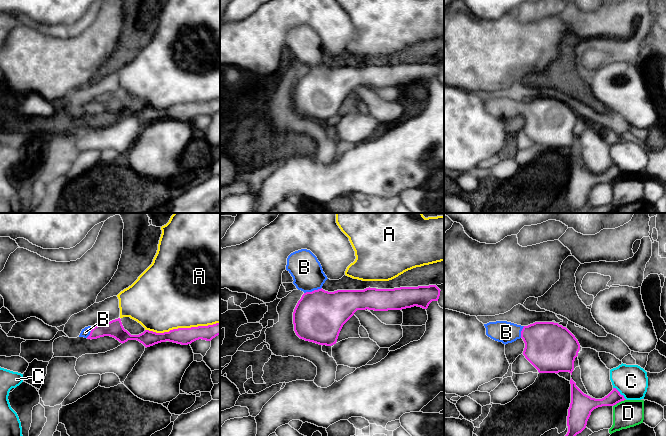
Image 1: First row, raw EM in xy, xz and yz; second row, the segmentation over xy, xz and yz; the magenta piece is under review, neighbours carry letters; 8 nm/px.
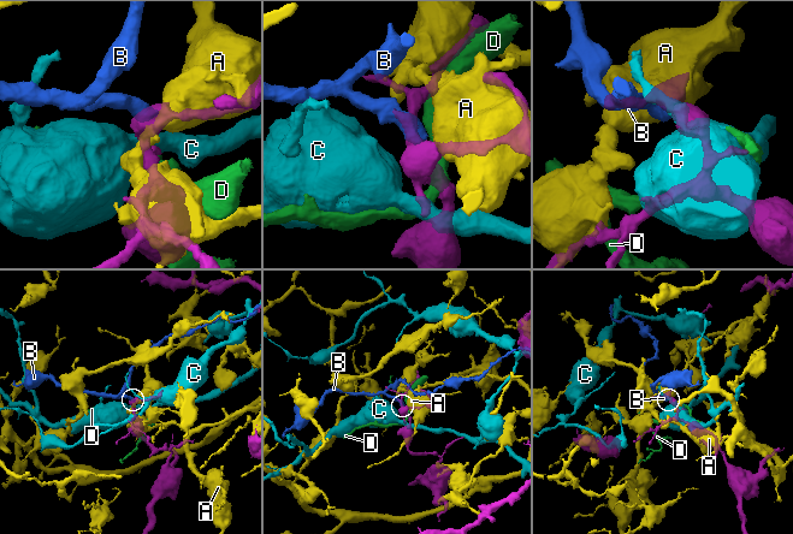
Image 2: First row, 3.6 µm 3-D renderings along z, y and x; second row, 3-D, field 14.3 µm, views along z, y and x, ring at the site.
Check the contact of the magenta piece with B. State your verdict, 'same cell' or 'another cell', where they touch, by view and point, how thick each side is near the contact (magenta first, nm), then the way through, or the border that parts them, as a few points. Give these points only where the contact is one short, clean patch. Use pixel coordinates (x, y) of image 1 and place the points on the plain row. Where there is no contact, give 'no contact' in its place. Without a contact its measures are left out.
same cell; contact xz (312, 67); calibres 400 and 240 nm; way xz (319, 92), (312, 67), (310, 55), (304, 43)

